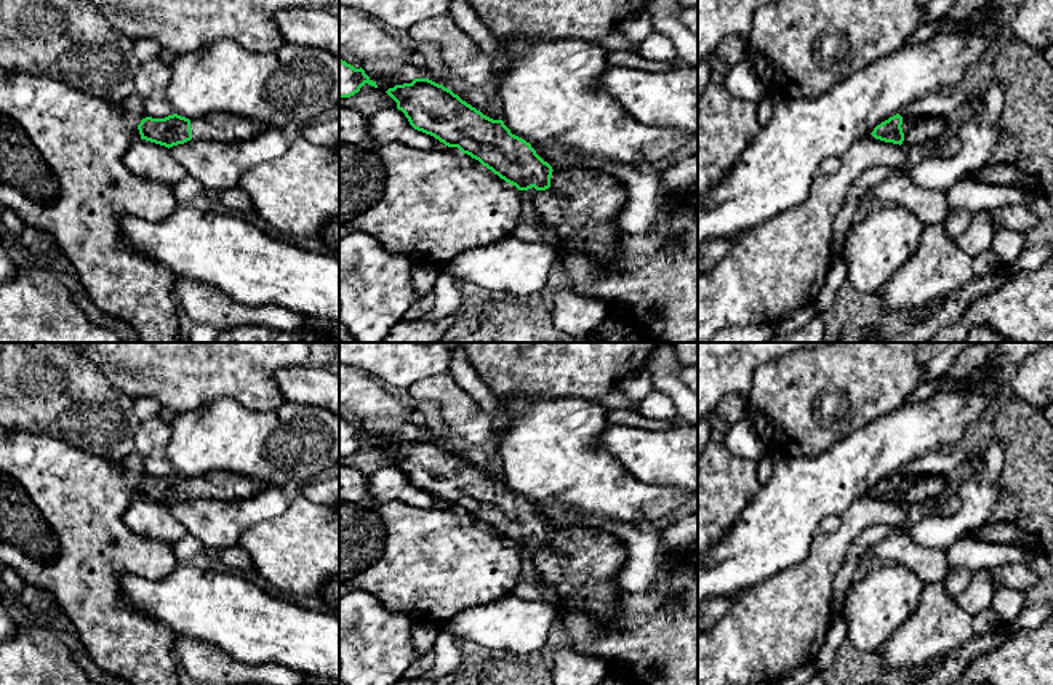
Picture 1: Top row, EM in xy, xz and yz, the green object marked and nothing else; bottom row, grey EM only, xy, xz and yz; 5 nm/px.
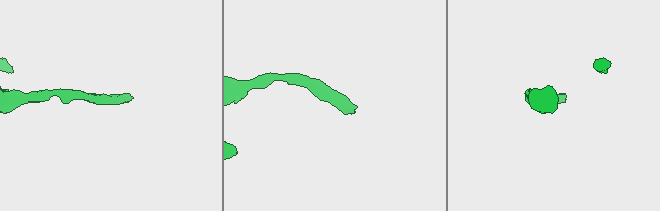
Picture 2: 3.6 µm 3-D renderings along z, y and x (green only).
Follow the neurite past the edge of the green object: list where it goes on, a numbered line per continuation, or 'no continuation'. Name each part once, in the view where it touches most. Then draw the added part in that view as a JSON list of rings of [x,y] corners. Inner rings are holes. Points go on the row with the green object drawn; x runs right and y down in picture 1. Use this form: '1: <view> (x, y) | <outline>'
1: xz (580, 208) | [[[570,168],[552,171],[551,187],[526,190],[535,203],[535,216],[543,229],[552,232],[559,240],[559,248],[579,251],[611,267],[619,258],[618,240],[621,229],[618,214],[626,202],[626,187],[616,178],[586,168]]]

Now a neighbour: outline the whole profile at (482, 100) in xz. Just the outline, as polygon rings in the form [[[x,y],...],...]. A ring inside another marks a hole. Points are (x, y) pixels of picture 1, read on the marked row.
[[[410,42],[410,48],[424,61],[427,78],[443,85],[480,112],[496,112],[502,120],[502,107],[490,88],[470,88],[450,74],[435,43]]]

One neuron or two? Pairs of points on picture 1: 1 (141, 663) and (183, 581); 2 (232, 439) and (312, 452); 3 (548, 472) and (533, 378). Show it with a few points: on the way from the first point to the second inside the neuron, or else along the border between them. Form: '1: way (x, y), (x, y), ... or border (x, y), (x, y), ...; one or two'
1: border (128, 604), (162, 623), (173, 636); two
2: way (252, 444), (293, 447); one
3: border (500, 396), (524, 396), (530, 399), (573, 397); two

